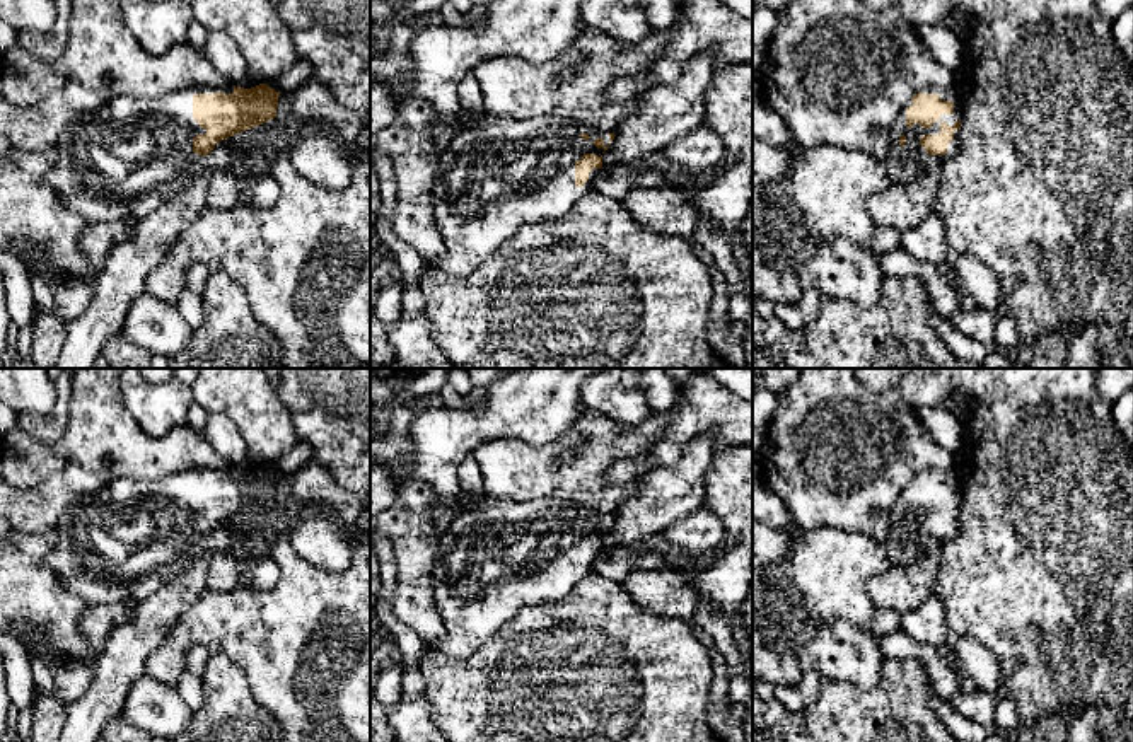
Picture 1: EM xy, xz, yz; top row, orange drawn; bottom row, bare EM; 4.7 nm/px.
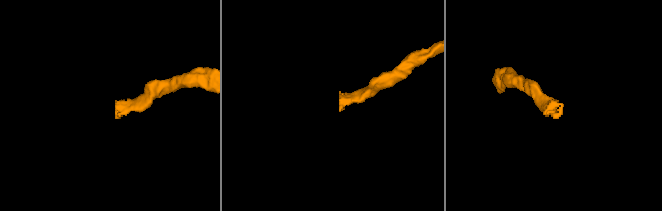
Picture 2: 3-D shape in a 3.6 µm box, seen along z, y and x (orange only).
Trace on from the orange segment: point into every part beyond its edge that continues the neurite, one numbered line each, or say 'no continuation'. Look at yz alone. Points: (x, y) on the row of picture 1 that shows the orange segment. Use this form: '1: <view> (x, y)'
1: yz (905, 164)

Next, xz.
1: xz (504, 174)

